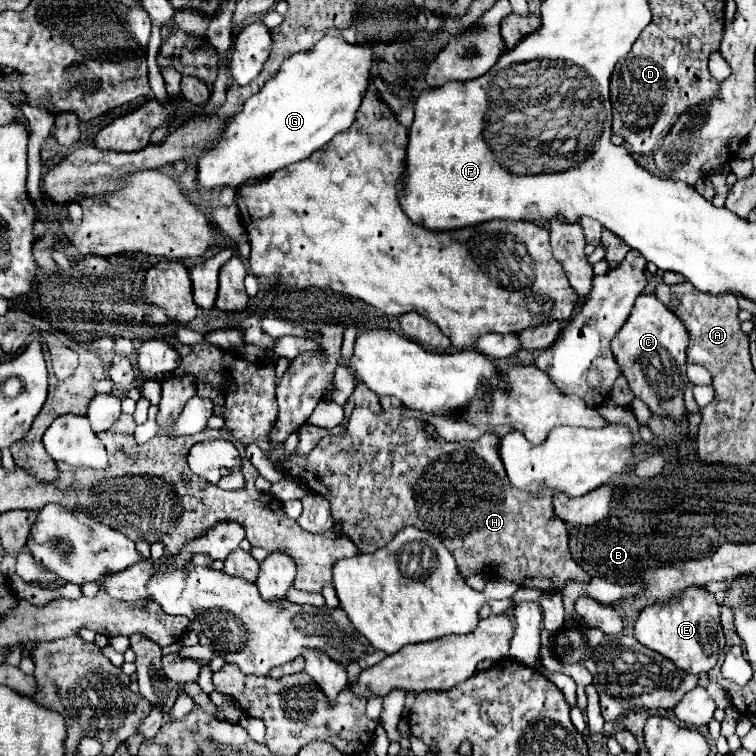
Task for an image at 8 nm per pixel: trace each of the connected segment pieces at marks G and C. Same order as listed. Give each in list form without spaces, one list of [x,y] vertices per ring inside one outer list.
[[[324,36],[310,52],[300,52],[286,60],[278,74],[264,84],[264,88],[250,96],[240,114],[228,118],[224,138],[208,150],[198,162],[198,180],[204,188],[214,186],[240,186],[250,178],[272,174],[288,164],[306,160],[312,152],[326,146],[336,134],[346,132],[354,122],[354,114],[362,102],[362,96],[370,82],[370,68],[376,54],[370,44],[350,44],[342,36]]]
[[[654,294],[638,296],[630,318],[626,320],[626,324],[622,326],[618,336],[614,336],[614,340],[612,340],[614,358],[616,358],[622,374],[626,376],[630,390],[634,392],[634,396],[638,396],[642,402],[646,402],[654,414],[666,414],[666,416],[672,416],[678,420],[686,412],[686,408],[684,408],[684,390],[688,386],[686,346],[688,346],[688,332],[686,332],[684,324]]]

